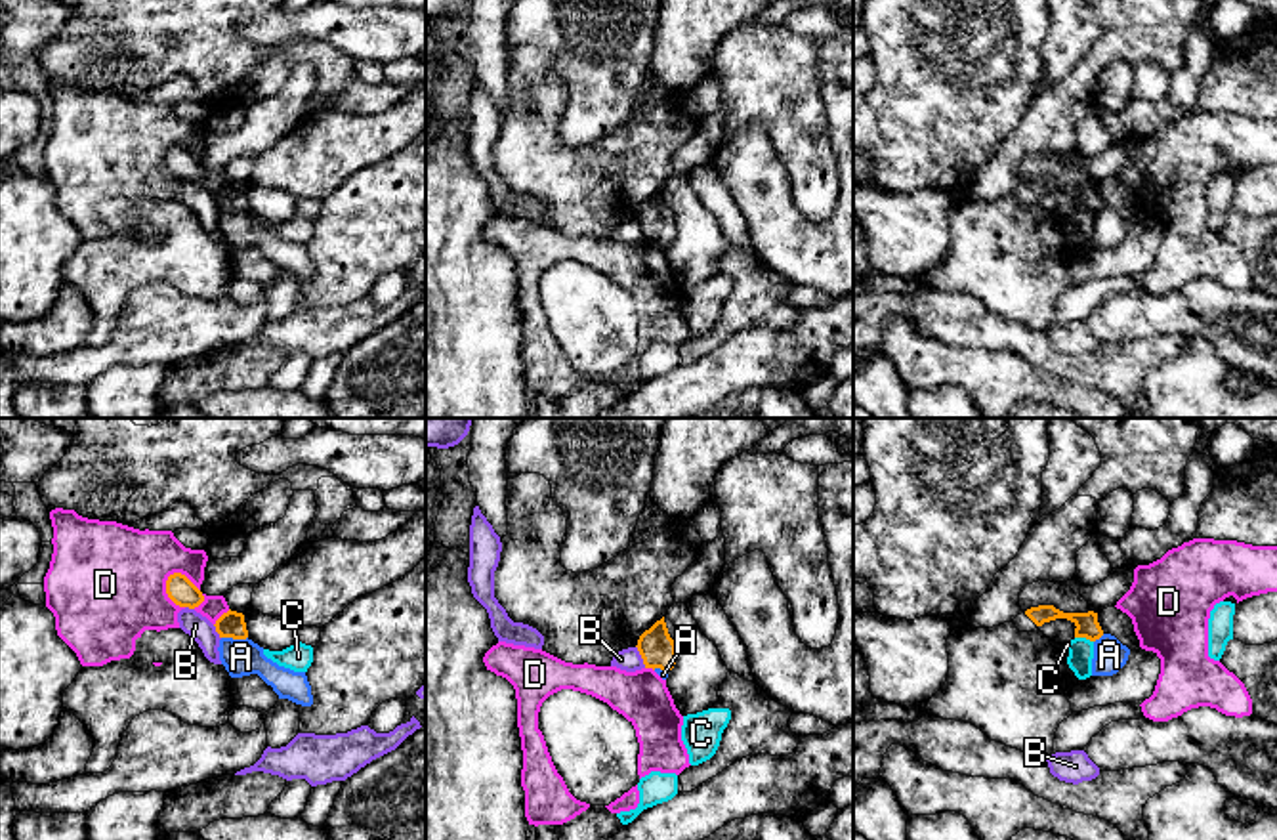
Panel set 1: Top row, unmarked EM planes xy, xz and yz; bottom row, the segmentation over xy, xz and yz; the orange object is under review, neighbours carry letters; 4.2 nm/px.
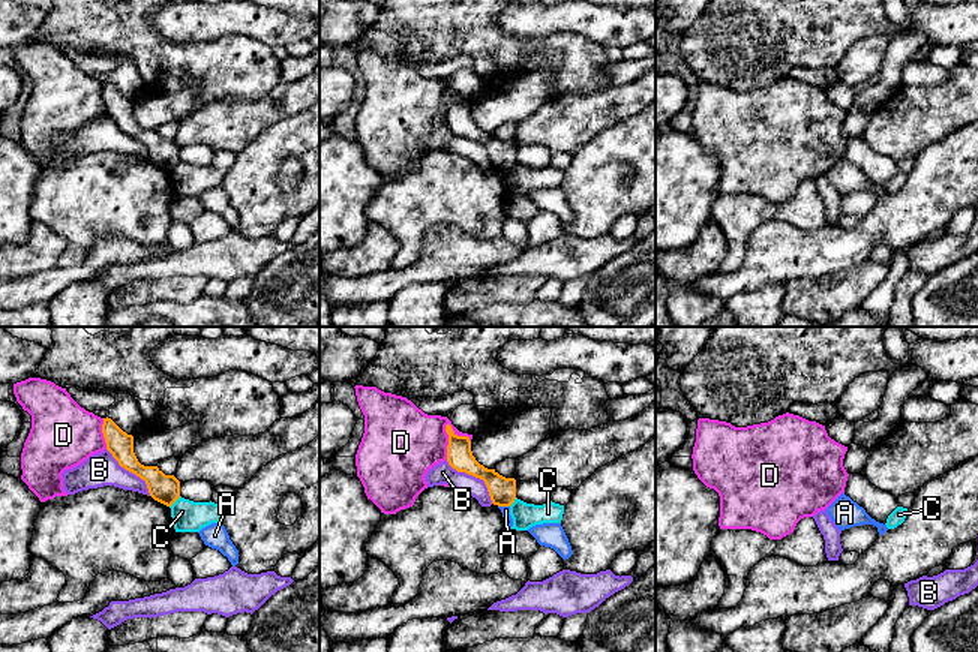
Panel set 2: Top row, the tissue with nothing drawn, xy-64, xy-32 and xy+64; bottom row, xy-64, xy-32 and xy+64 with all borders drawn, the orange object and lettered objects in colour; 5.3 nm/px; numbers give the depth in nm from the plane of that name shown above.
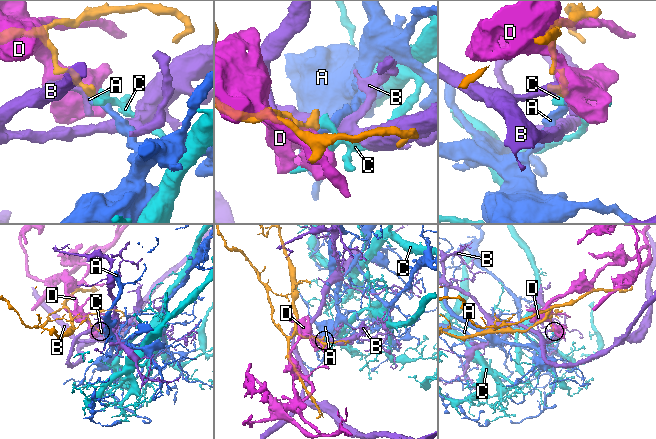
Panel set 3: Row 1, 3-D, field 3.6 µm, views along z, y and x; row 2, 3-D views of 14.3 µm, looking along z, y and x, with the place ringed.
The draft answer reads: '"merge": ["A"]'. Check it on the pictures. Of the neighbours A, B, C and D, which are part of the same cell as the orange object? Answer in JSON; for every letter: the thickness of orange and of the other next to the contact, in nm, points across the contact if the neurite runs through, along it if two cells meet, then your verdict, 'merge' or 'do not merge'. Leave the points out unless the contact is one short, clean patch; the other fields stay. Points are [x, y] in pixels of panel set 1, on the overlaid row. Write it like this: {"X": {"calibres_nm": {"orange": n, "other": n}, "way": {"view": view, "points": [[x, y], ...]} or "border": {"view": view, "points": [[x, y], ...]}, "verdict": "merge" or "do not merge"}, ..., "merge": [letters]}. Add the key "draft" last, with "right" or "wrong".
{"A": {"calibres_nm": {"orange": 110, "other": 160}, "border": {"view": "xy", "points": [[222, 636], [247, 638]]}, "verdict": "do not merge"}, "B": {"calibres_nm": {"orange": 150, "other": 100}, "border": {"view": "xz", "points": [[636, 646], [646, 667]]}, "verdict": "do not merge"}, "C": {"calibres_nm": {"orange": 100, "other": 110}, "border": {"view": "yz", "points": [[1075, 636], [1085, 636], [1092, 642]]}, "verdict": "do not merge"}, "D": {"calibres_nm": {"orange": 110, "other": 380}, "verdict": "do not merge"}, "merge": [], "draft": "wrong"}

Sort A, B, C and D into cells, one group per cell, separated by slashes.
A / B / C / D

